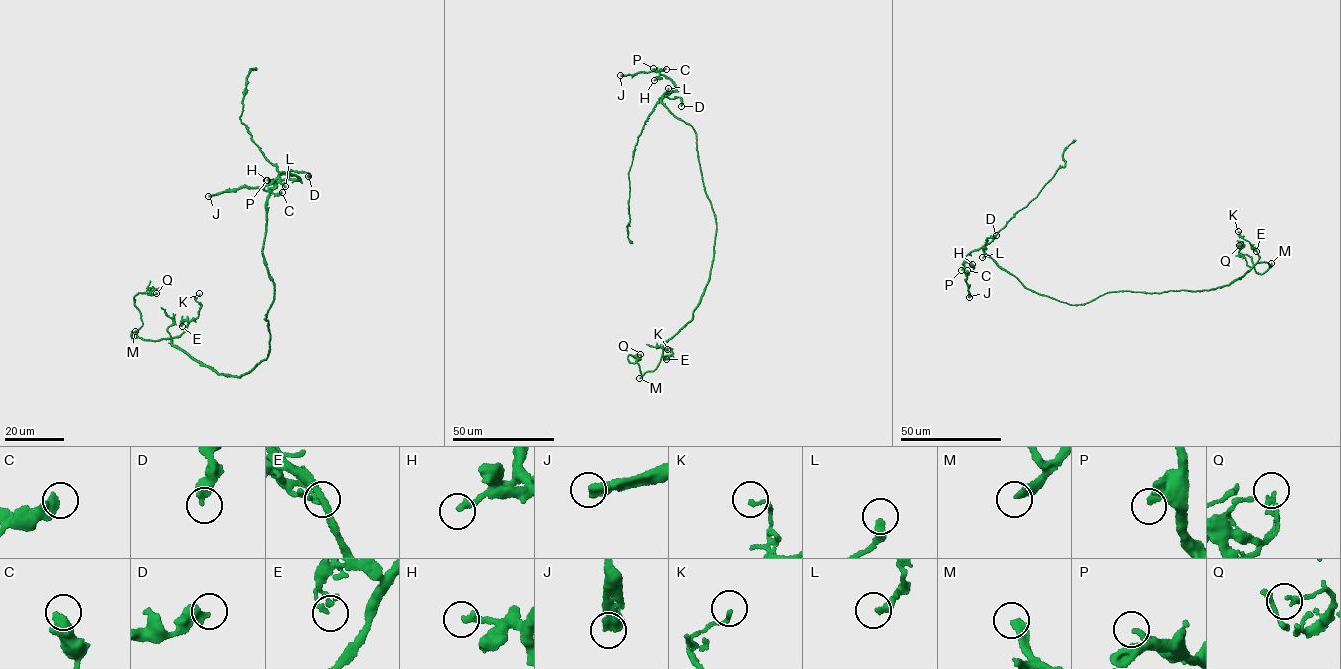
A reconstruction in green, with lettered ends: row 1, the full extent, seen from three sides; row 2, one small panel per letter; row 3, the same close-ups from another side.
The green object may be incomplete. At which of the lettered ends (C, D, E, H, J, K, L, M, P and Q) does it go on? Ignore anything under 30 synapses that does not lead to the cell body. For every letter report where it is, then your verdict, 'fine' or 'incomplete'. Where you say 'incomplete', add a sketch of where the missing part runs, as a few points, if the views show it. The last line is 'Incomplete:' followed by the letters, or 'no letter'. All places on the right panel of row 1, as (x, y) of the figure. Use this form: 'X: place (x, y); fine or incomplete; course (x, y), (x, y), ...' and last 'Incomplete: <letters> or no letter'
C: place (967, 270); fine
D: place (996, 235); fine
E: place (1256, 251); fine
H: place (972, 264); fine
J: place (969, 297); incomplete; course (969, 297), (968, 319), (982, 322), (992, 317)
K: place (1238, 231); fine
L: place (982, 257); incomplete
M: place (1271, 263); incomplete; course (1271, 263), (1276, 271), (1295, 274), (1302, 283)
P: place (961, 270); fine
Q: place (1239, 245); fine
Incomplete: J, L, M

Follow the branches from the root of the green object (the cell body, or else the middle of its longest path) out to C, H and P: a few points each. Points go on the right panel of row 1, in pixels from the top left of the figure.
C: (1088, 302), (1068, 304), (1029, 290), (1001, 268), (982, 247), (966, 255), (963, 268), (967, 275), (967, 270)
H: (1088, 302), (1068, 304), (1029, 290), (1001, 268), (982, 247), (966, 257), (965, 261), (972, 264)
P: (1088, 302), (1068, 304), (1029, 290), (1001, 268), (982, 247), (966, 255), (961, 270)

